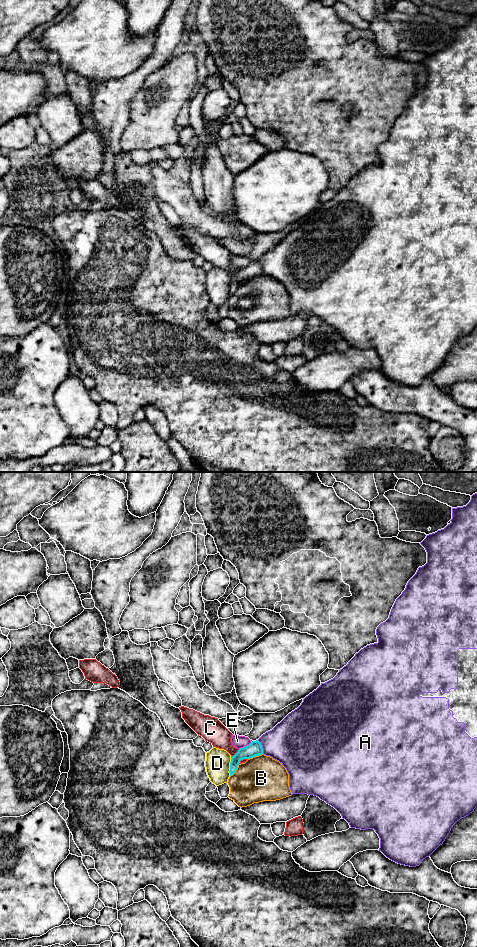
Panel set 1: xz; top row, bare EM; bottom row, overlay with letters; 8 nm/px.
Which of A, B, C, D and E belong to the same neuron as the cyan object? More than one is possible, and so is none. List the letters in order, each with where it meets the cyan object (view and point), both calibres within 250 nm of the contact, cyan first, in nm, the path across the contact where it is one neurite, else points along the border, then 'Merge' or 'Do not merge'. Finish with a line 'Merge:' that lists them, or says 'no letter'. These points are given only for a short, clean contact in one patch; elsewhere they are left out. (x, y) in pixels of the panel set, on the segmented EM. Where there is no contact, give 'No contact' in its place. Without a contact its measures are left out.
A: Touches cyan at xz (261, 747). Thickness 110 nm (cyan) against 360 nm. Do not merge
B: Touches cyan at xz (255, 755). Thickness 110 nm (cyan) against 360 nm. Do not merge
C: Touches cyan at xz (236, 753). Thickness 110 nm (cyan) against 180 nm. Do not merge
D: Touches cyan at xz (230, 766). Thickness 110 nm (cyan) against 200 nm. Do not merge
E: Touches cyan at xz (246, 746). Thickness 110 nm (cyan) against 100 nm. Do not merge
Merge: no letter

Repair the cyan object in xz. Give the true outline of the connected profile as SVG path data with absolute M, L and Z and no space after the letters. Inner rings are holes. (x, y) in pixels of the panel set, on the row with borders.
M258 740L251 741L251 743L246 747L240 748L238 752L231 757L230 771L229 771L230 776L236 772L241 760L250 759L262 754L263 754L263 748Z

